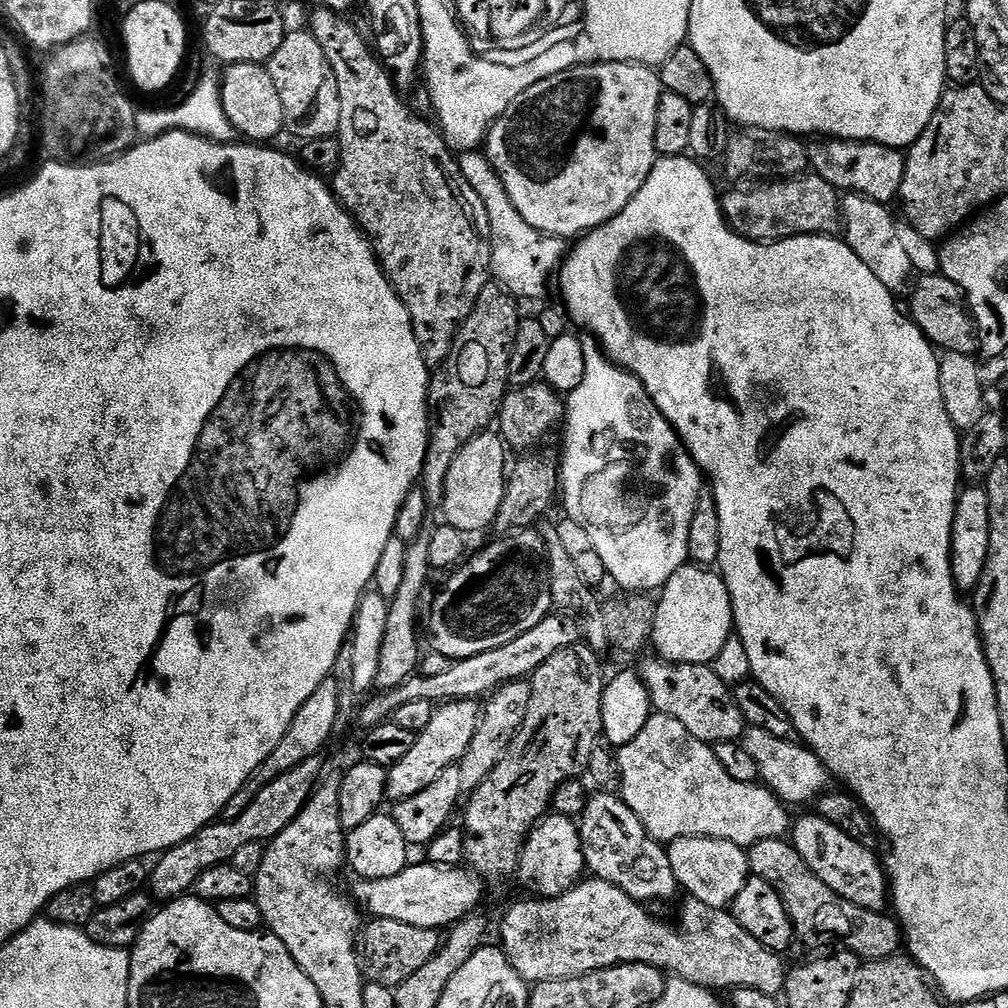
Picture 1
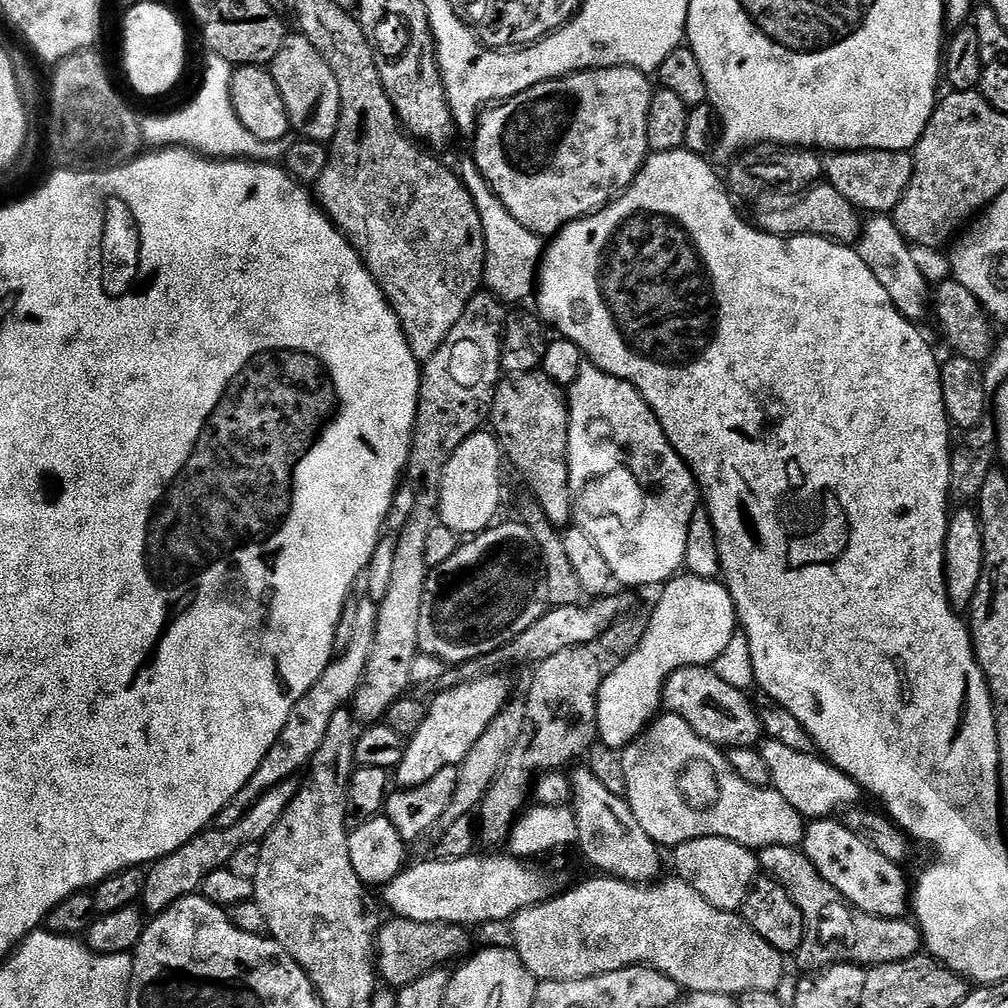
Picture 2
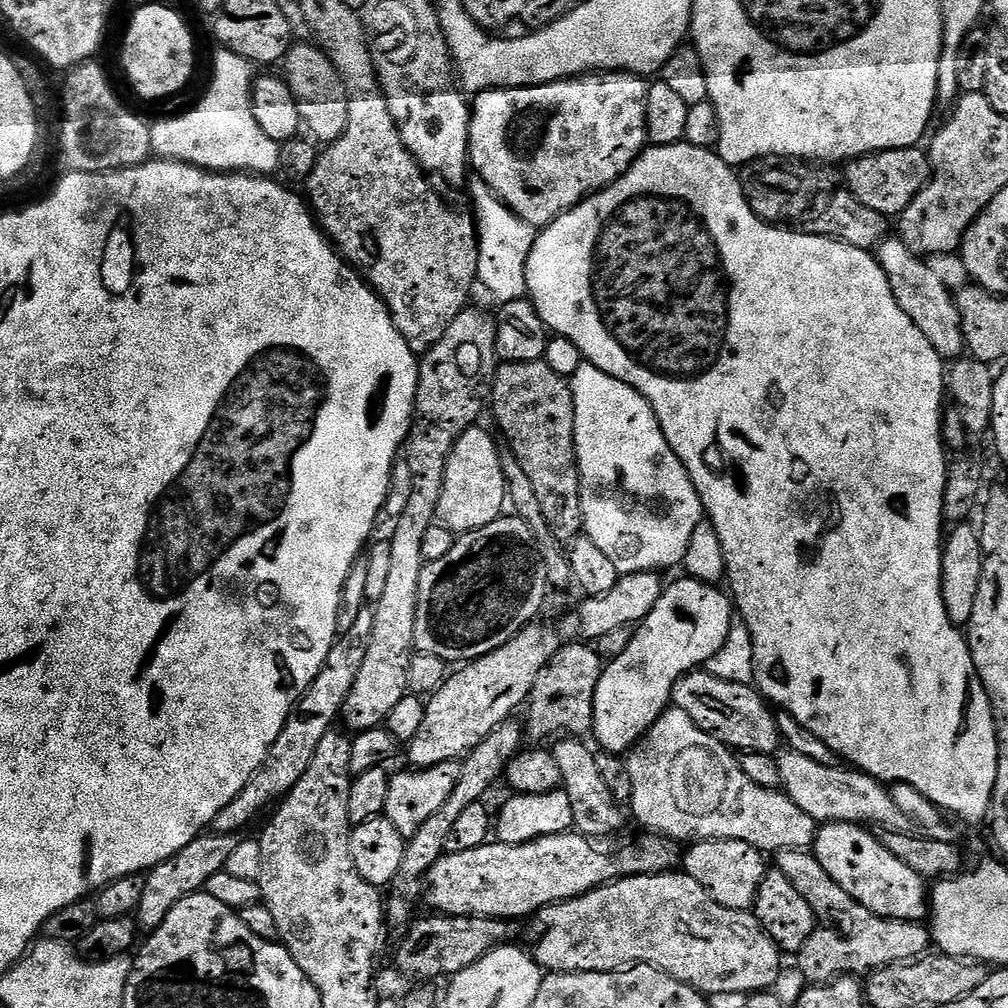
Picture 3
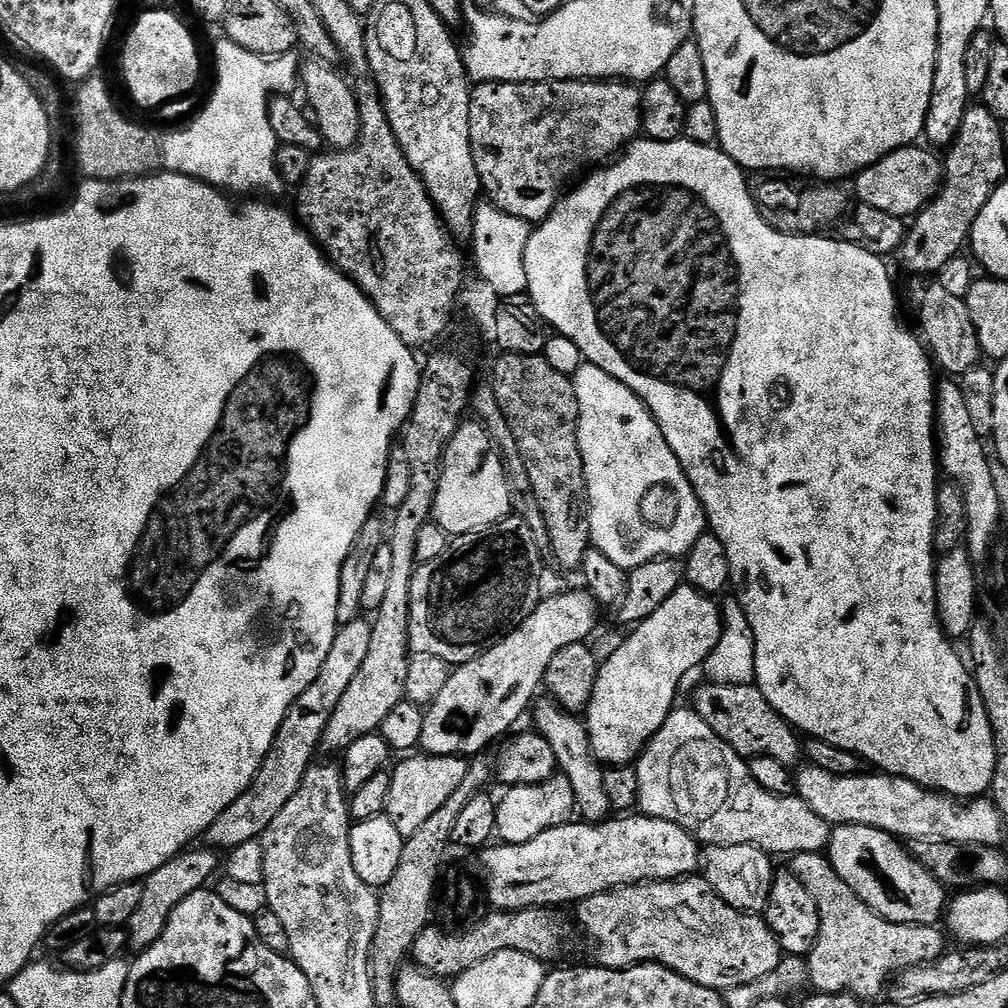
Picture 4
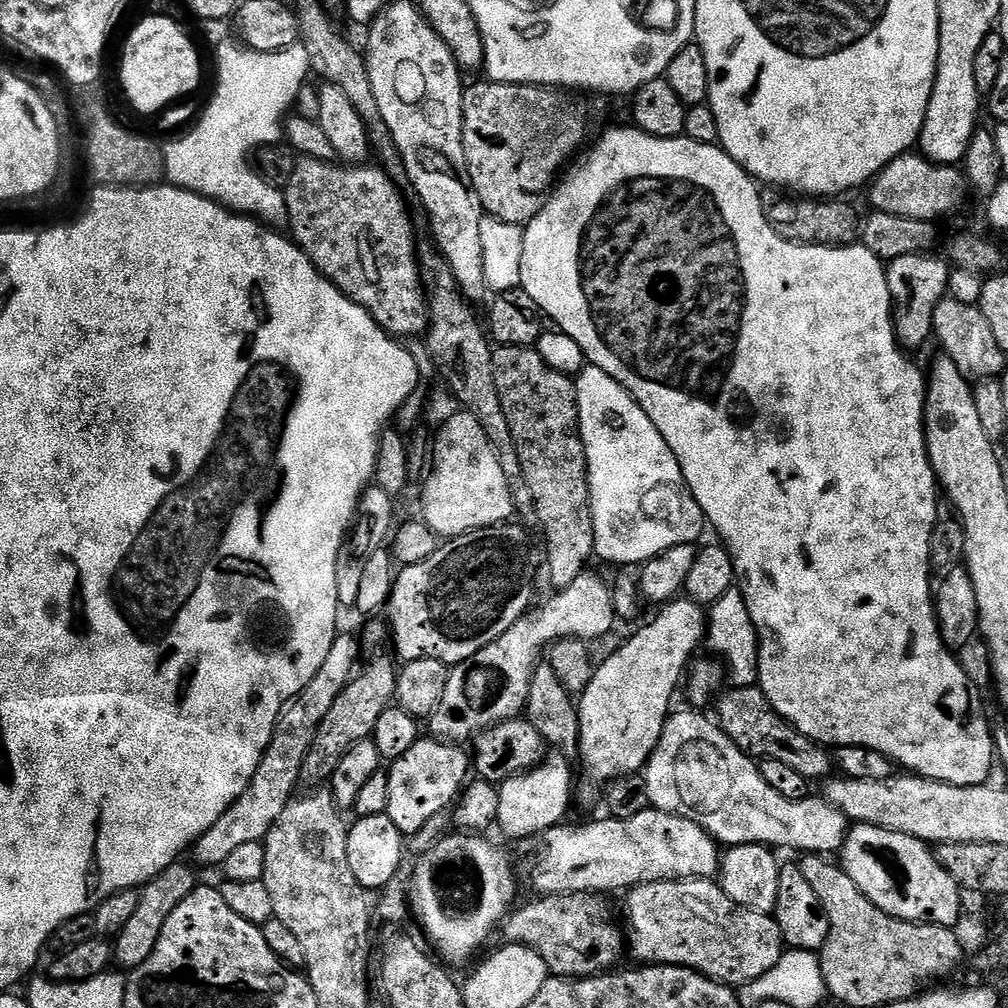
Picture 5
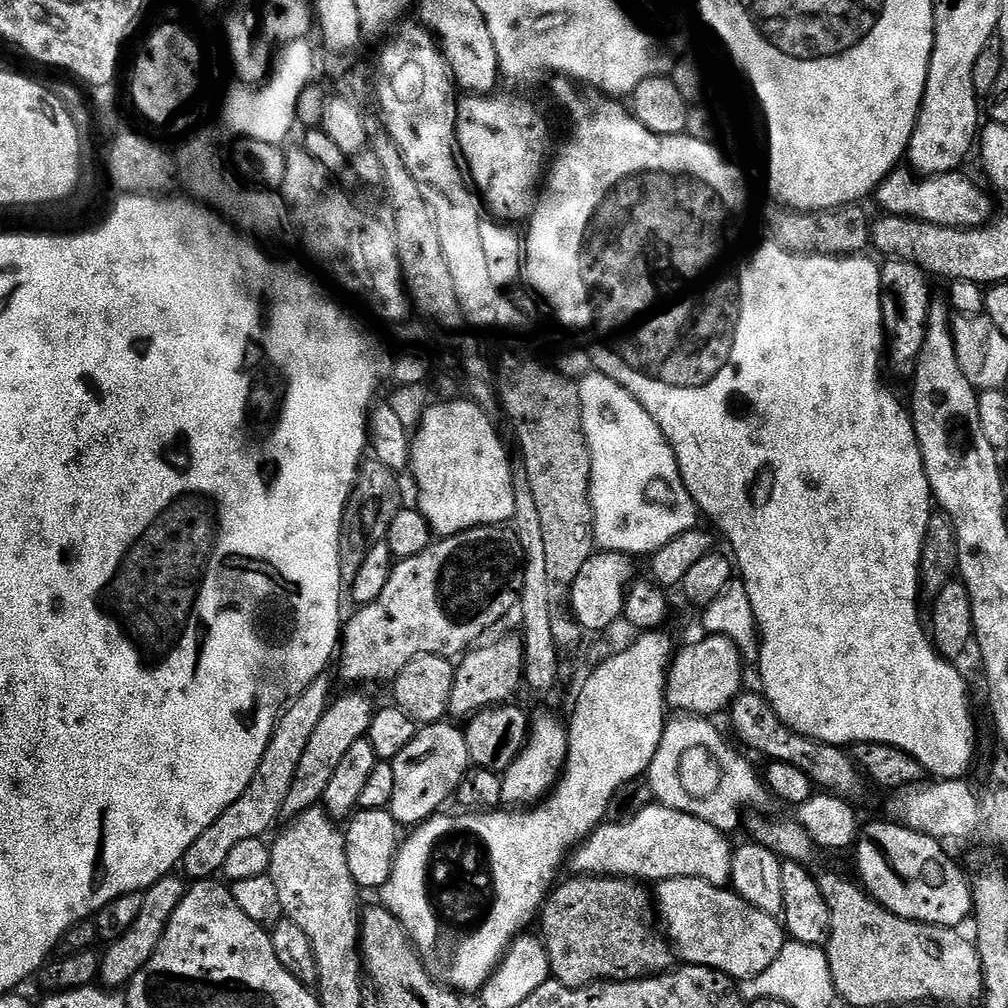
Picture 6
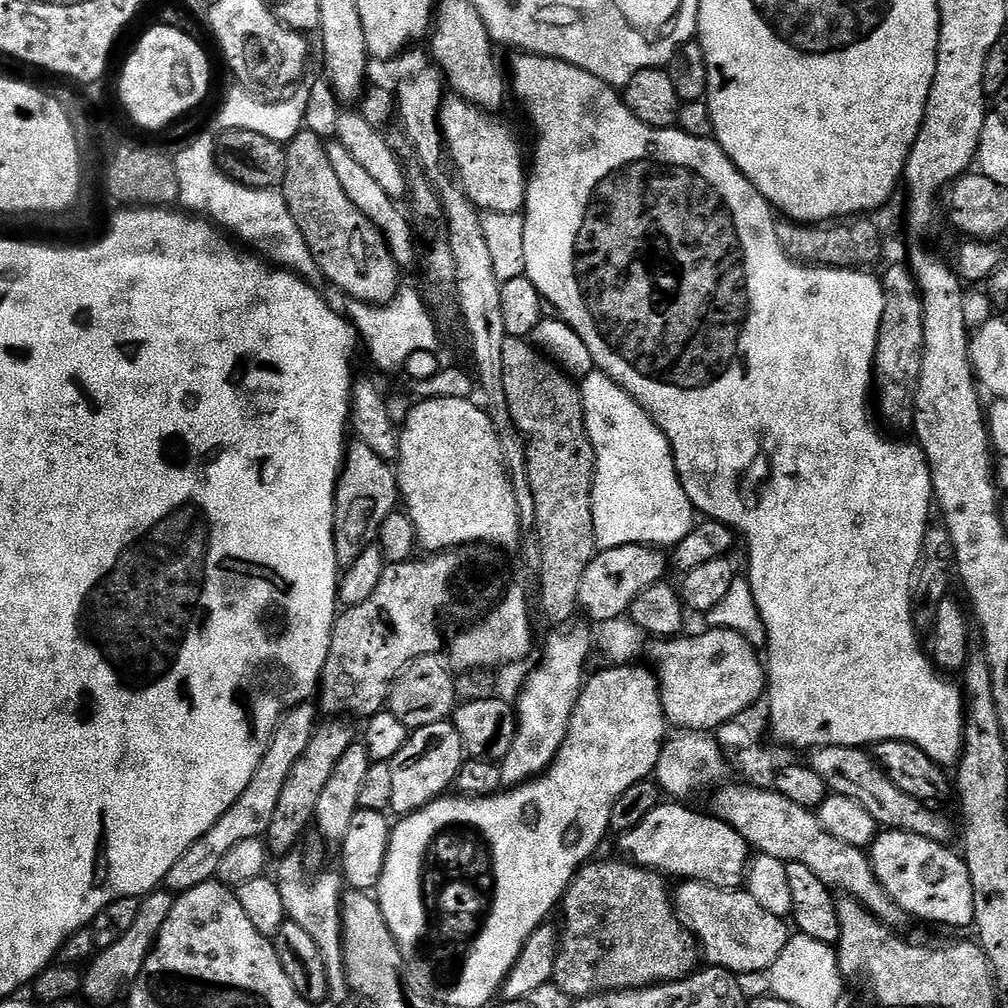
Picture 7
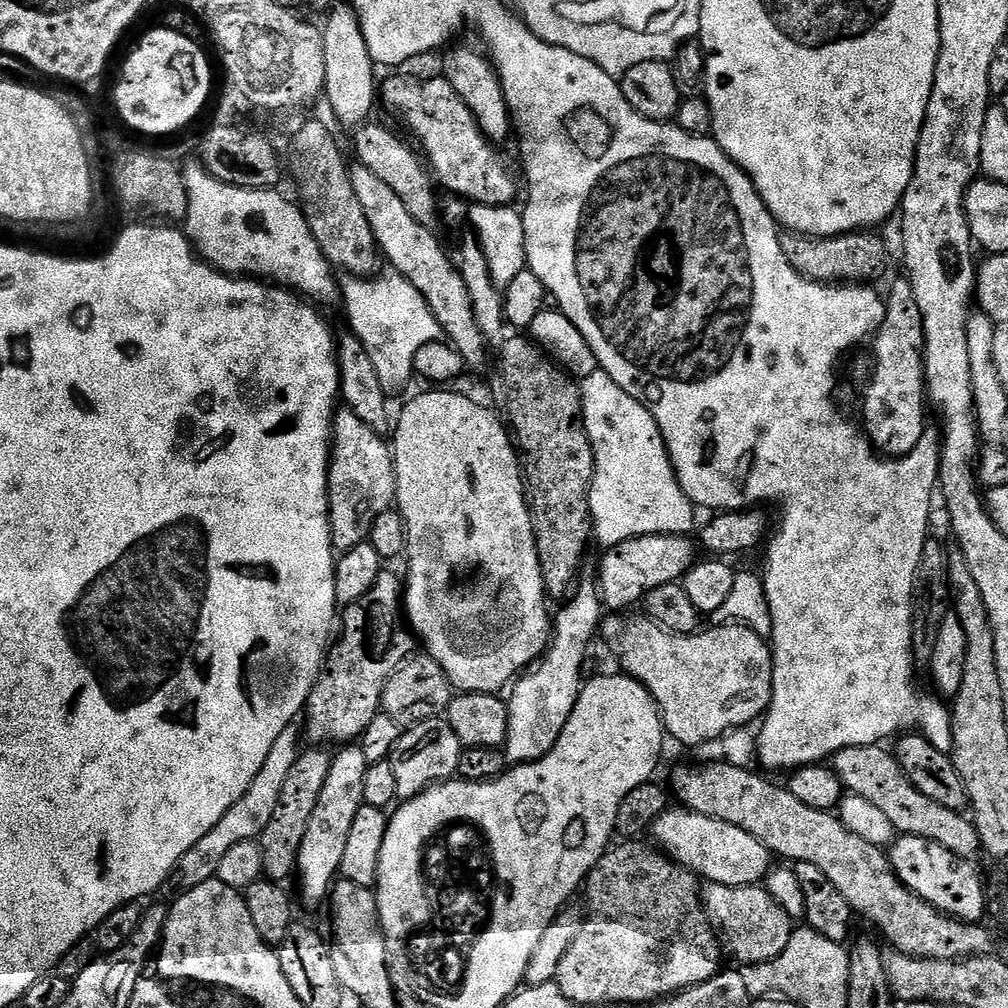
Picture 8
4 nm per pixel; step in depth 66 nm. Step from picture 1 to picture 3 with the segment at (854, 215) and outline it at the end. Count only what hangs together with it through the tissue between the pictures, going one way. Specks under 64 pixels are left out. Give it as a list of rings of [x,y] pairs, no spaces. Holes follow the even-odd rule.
[[[899,238],[883,240],[880,247],[875,249],[874,255],[890,282],[890,290],[898,306],[902,306],[906,318],[910,318],[910,322],[914,322],[914,326],[926,334],[926,342],[938,350],[941,360],[955,362],[961,359],[966,352],[964,331],[953,293],[942,286],[941,280],[932,273],[927,262],[910,251]]]

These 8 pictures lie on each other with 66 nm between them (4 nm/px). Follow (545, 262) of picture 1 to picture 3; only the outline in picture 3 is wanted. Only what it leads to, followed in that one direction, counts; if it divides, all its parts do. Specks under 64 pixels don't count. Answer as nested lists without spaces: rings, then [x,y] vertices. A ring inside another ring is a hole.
[[[472,178],[467,181],[466,192],[472,195],[472,204],[476,207],[476,237],[478,238],[478,274],[479,287],[485,288],[496,302],[505,304],[522,300],[528,296],[528,279],[526,266],[530,250],[534,250],[537,229],[518,218],[490,190],[485,180]]]

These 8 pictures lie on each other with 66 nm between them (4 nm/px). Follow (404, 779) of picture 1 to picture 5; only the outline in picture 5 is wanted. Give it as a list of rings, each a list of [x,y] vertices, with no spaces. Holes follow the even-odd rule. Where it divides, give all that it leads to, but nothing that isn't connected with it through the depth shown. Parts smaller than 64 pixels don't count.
[[[586,570],[570,582],[570,586],[559,589],[544,605],[533,607],[524,613],[524,616],[502,638],[490,642],[474,658],[466,662],[455,665],[449,671],[448,681],[446,682],[446,691],[442,694],[442,702],[438,702],[438,710],[430,718],[432,724],[431,735],[437,740],[446,740],[461,746],[475,741],[480,733],[485,732],[487,728],[492,728],[495,724],[501,724],[507,720],[515,720],[528,707],[528,695],[530,694],[530,682],[536,669],[536,665],[541,663],[542,653],[549,646],[558,640],[583,640],[585,642],[599,638],[601,634],[613,631],[617,627],[618,617],[612,610],[612,591],[609,581],[603,580],[600,576],[595,576],[592,570]]]

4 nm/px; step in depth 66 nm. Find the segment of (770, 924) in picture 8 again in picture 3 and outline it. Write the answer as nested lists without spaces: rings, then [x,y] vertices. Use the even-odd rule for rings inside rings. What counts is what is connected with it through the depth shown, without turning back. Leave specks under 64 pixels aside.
[[[673,870],[670,872],[659,872],[653,876],[622,876],[610,884],[603,884],[600,888],[590,890],[573,900],[564,900],[560,904],[551,904],[538,913],[540,920],[540,937],[536,940],[534,955],[536,963],[540,965],[545,973],[554,972],[618,972],[621,968],[630,968],[633,964],[649,964],[666,974],[670,974],[676,980],[686,982],[692,988],[697,988],[699,992],[707,994],[709,997],[718,994],[738,994],[743,992],[751,994],[753,992],[763,992],[771,989],[772,984],[780,976],[780,959],[782,953],[780,947],[766,934],[766,930],[758,922],[758,918],[751,911],[743,912],[742,910],[730,910],[714,898],[694,878],[690,878],[683,870]]]

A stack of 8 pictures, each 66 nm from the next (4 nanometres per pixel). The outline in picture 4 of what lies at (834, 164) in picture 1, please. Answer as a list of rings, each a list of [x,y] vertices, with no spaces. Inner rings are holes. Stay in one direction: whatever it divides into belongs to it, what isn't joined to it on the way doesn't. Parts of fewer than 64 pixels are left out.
[[[909,146],[899,148],[886,154],[871,168],[863,168],[854,177],[854,196],[866,206],[874,206],[874,210],[886,210],[886,214],[901,218],[915,217],[922,211],[940,191],[944,178],[944,165],[941,157],[927,147]]]

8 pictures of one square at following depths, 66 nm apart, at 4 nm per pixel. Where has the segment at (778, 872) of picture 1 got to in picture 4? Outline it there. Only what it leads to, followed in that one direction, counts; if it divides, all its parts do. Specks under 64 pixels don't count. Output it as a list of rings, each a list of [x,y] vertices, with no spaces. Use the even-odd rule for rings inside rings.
[[[799,852],[791,857],[793,874],[818,902],[820,933],[808,957],[808,979],[816,992],[848,992],[861,1002],[883,997],[892,977],[906,968],[927,964],[944,955],[946,945],[939,927],[930,924],[899,924],[882,918],[834,870],[824,852]]]

